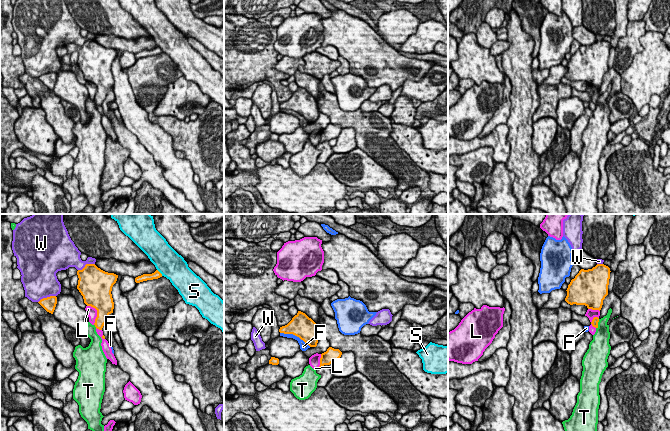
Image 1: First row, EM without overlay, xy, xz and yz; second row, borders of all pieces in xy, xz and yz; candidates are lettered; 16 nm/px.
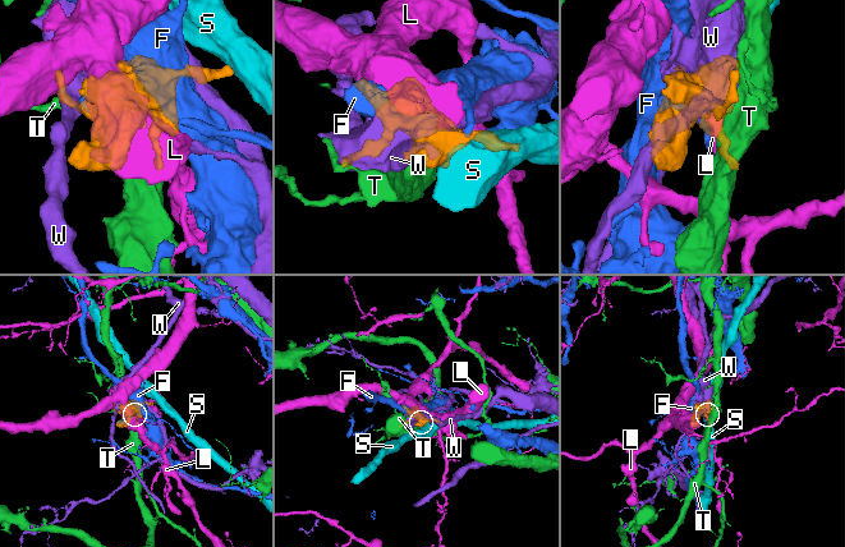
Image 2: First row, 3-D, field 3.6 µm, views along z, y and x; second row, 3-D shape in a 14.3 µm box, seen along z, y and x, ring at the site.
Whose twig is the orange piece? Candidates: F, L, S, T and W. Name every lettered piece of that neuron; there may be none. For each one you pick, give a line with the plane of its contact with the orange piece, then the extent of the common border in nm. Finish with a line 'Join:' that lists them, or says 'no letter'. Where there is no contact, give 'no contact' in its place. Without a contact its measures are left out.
F: contact in xz; length 550 nm
Join: F

